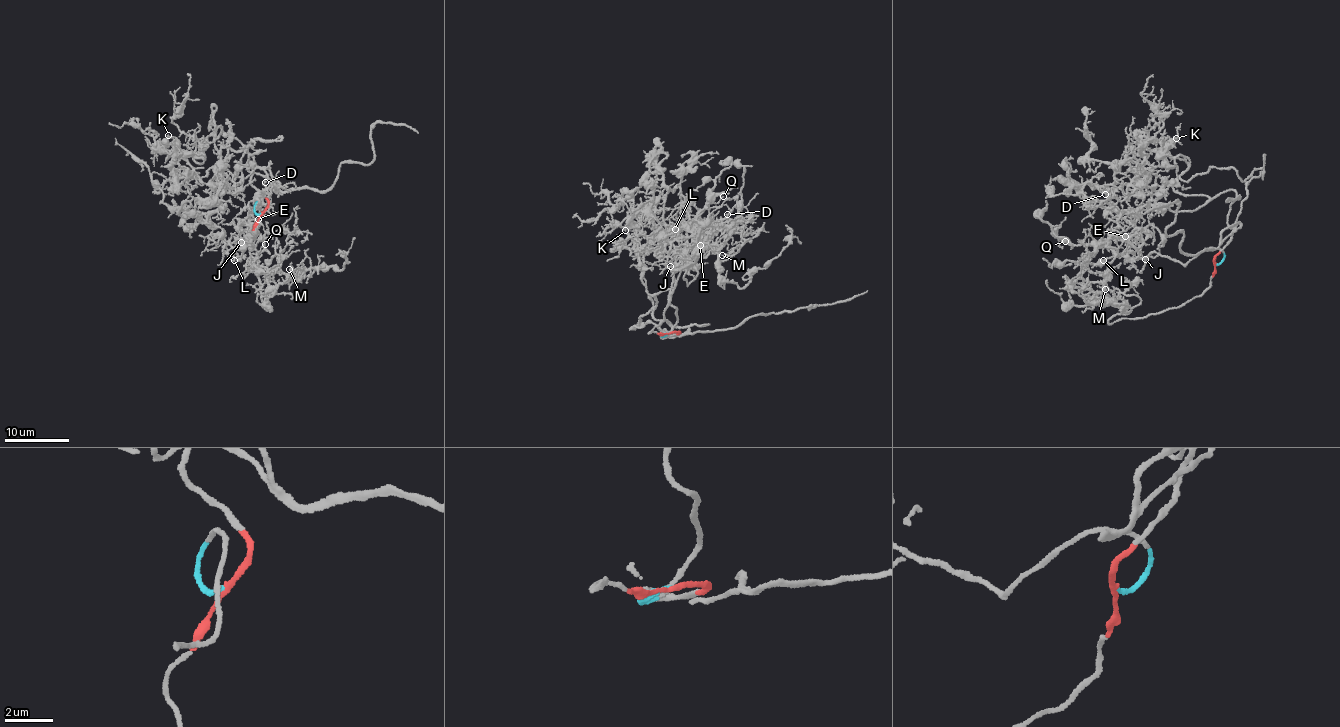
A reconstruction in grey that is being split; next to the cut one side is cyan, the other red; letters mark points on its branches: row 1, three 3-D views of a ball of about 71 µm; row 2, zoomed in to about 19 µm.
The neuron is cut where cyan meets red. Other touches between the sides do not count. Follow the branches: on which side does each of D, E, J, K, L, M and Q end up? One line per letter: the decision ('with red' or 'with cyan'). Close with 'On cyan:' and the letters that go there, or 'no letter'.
D: with cyan
E: with cyan
J: with cyan
K: with red
L: with cyan
M: with red
Q: with cyan
On cyan: D, E, J, L, Q

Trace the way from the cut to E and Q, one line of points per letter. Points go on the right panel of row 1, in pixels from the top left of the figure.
E: (1215, 264), (1224, 253), (1209, 247), (1185, 265), (1152, 251), (1129, 259), (1111, 250), (1125, 236)
Q: (1215, 264), (1224, 253), (1210, 247), (1185, 265), (1065, 241)

